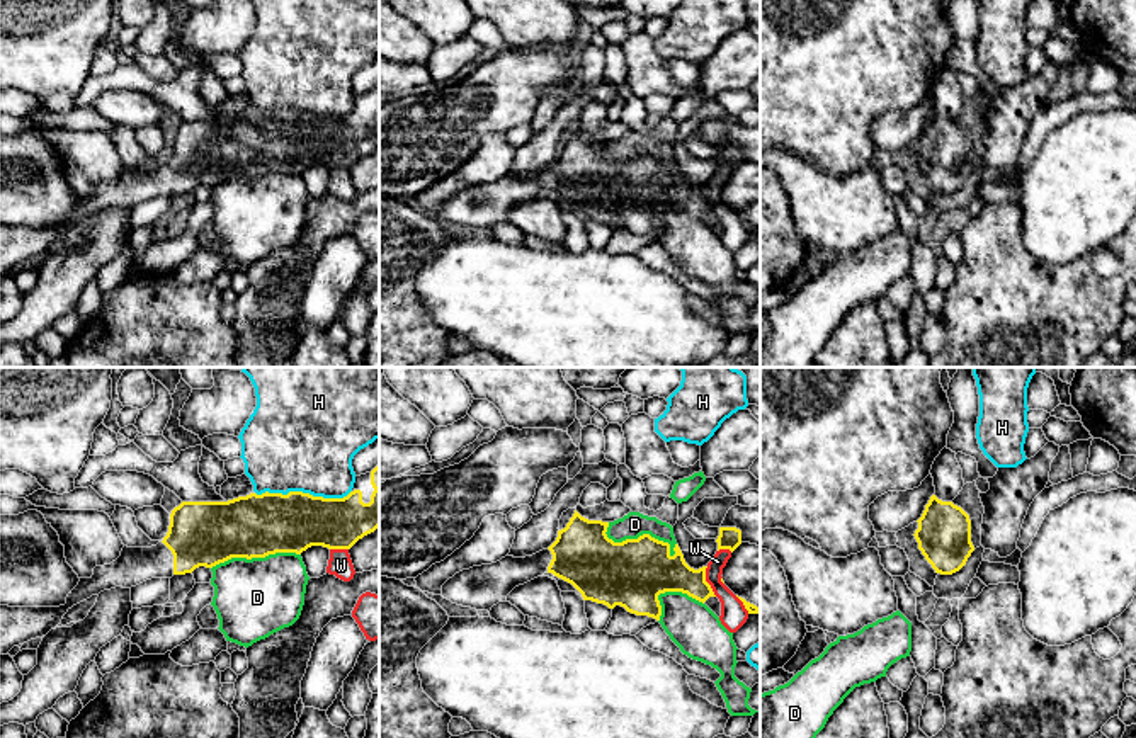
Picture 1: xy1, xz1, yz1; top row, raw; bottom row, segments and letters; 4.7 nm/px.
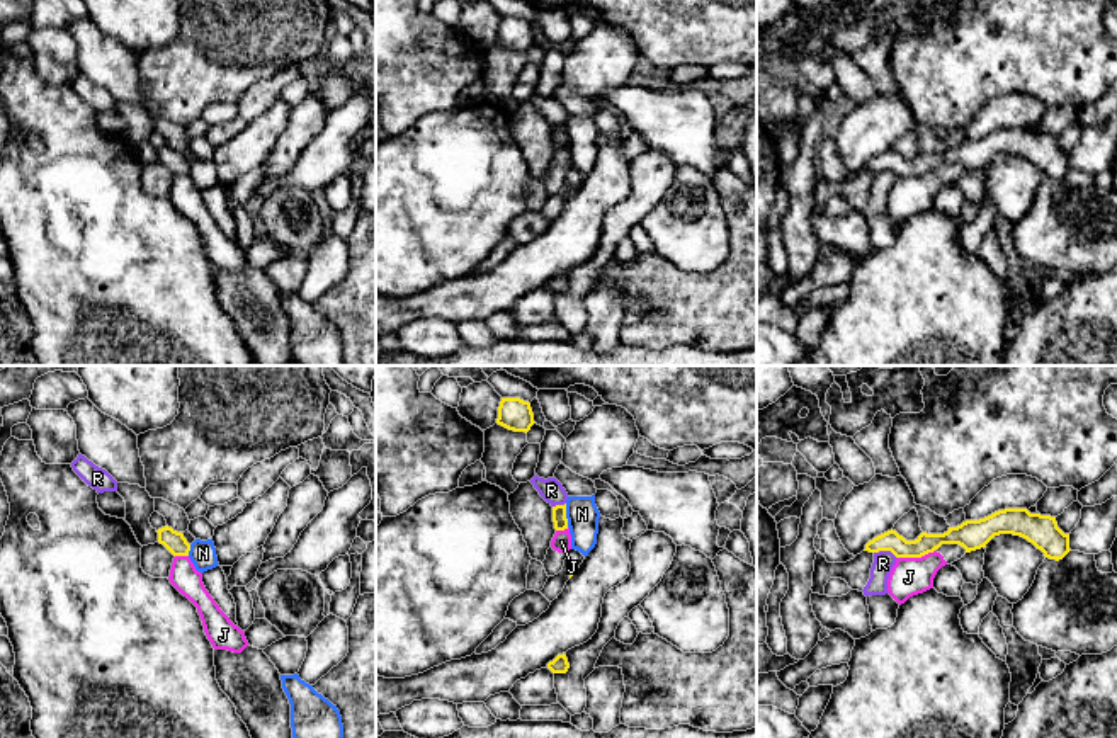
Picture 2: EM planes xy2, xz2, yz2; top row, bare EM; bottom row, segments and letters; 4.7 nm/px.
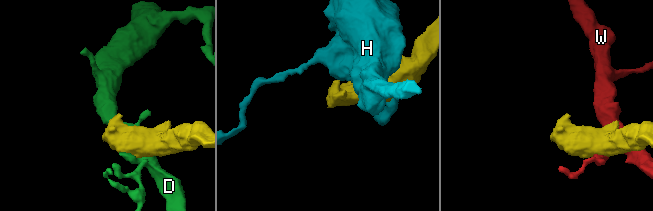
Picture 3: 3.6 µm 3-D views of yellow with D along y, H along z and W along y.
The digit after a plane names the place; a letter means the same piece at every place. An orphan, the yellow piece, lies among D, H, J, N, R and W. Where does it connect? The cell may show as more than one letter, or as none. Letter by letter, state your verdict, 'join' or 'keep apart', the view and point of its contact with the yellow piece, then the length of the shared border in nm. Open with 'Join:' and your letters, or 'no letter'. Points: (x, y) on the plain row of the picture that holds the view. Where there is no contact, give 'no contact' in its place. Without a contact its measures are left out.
Join: no letter
D: keep apart; contact xz1 (636, 158); length 360 nm
H: keep apart; contact xy1 (303, 113); length 460 nm
J: keep apart; contact yz2 (915, 175); length 180 nm
N: keep apart; contact xz2 (565, 135); length 110 nm
R: keep apart; contact yz2 (886, 169); length 120 nm
W: keep apart; contact xz1 (706, 201); length 150 nm

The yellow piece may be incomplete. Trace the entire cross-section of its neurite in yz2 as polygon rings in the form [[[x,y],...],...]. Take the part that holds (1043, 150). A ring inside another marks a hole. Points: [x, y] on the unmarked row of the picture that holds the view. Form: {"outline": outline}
{"outline": [[[1027,128],[998,129],[979,139],[966,139],[949,146],[944,153],[921,151],[915,160],[906,160],[896,150],[887,150],[865,163],[864,170],[891,170],[896,177],[921,177],[942,163],[959,163],[966,172],[986,167],[1000,153],[1027,158],[1049,179],[1063,179],[1069,168],[1069,153],[1064,153],[1056,136],[1030,133]]]}

